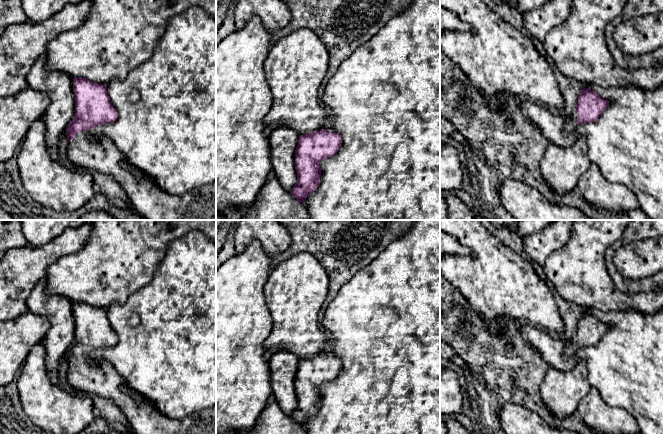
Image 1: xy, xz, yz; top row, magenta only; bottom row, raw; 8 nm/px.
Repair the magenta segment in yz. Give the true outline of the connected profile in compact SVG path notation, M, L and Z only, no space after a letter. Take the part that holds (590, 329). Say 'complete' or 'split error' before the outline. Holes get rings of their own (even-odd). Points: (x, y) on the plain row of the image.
split error; M582 311L577 323L576 334L565 345L564 354L573 356L580 348L595 346L608 329L608 324L602 323L593 314Z

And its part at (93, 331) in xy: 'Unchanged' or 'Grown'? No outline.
Grown

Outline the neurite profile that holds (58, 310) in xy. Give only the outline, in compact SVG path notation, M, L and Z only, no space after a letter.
M43 279L34 286L26 305L29 312L44 316L50 322L43 342L48 375L51 382L57 384L60 360L75 340L73 302L64 296L50 295Z

